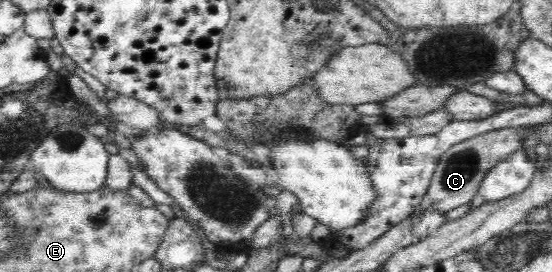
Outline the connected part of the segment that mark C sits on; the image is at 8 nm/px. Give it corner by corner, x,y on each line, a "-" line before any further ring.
521,127
501,129
485,133
469,140
455,144
441,158
436,166
430,187
425,193
420,206
425,208
432,204
432,208
441,212
449,211
469,202
471,196
477,194
484,174
495,163
505,159
509,152
519,149

